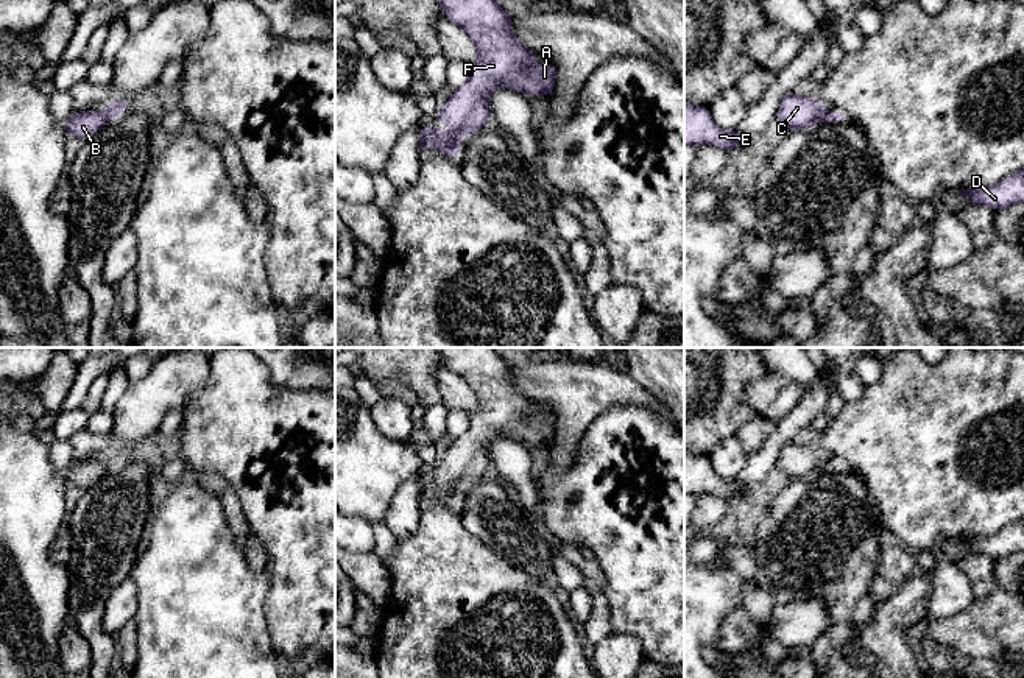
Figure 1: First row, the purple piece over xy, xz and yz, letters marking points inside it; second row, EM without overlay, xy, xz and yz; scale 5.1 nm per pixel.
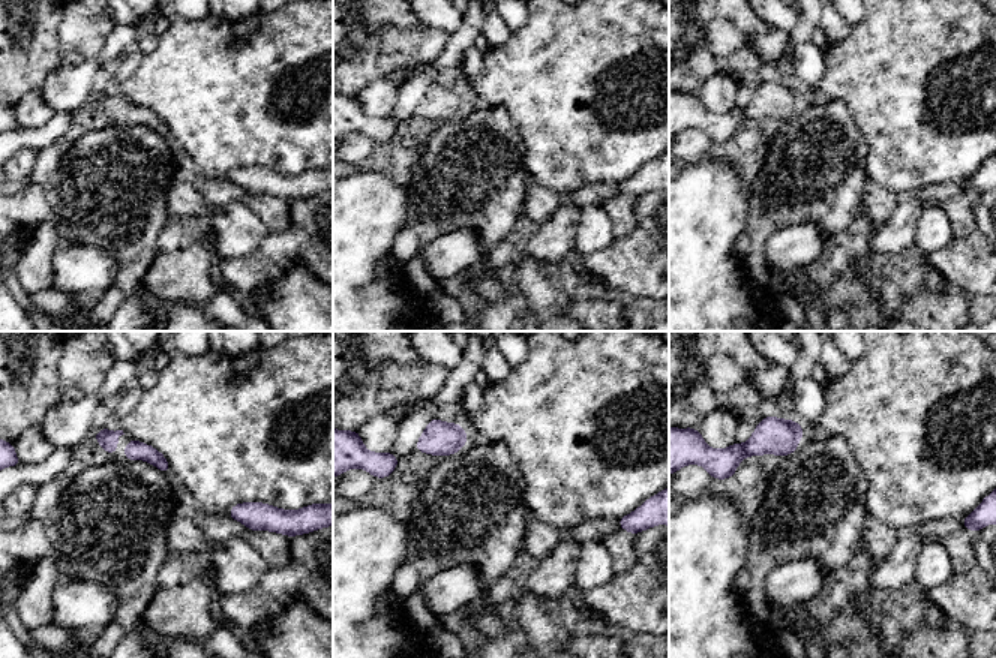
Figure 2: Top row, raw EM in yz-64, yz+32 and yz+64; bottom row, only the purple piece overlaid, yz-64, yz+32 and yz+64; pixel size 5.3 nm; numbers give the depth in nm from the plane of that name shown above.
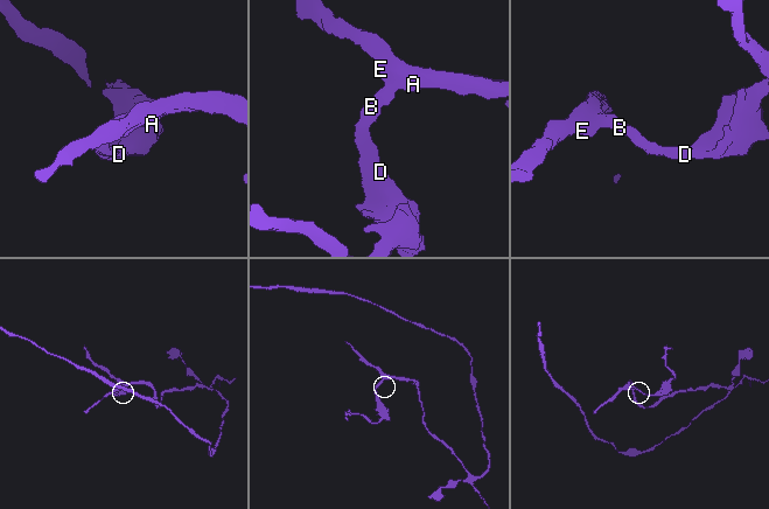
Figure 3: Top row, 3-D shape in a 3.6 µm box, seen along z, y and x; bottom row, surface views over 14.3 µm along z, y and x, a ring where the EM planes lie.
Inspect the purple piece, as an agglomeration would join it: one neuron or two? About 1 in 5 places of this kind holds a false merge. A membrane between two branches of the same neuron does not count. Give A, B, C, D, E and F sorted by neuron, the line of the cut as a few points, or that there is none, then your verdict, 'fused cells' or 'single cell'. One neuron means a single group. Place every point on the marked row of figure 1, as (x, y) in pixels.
groups A B C D E F; cut none; single cell

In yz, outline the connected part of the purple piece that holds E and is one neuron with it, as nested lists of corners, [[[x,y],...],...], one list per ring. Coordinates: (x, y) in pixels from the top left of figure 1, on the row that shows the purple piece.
[[[684,103],[684,147],[717,145],[729,151],[743,142],[737,129],[717,126],[708,106]]]

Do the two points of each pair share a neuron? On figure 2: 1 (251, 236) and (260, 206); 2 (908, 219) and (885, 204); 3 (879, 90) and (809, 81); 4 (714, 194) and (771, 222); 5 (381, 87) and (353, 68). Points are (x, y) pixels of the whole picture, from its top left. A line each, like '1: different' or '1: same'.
1: different
2: different
3: different
4: different
5: different

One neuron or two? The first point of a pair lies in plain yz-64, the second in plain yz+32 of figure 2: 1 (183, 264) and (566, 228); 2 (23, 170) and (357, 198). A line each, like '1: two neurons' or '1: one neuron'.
1: one neuron
2: two neurons

